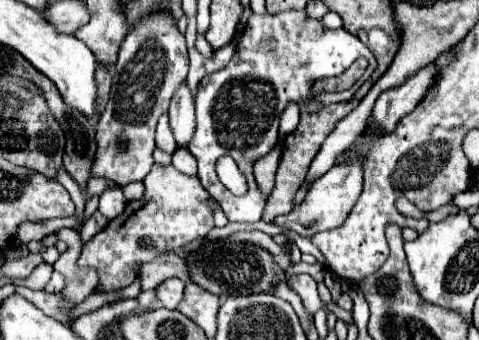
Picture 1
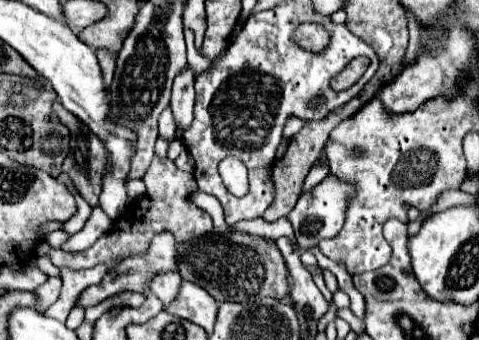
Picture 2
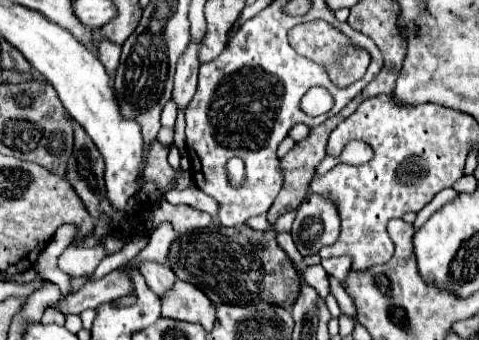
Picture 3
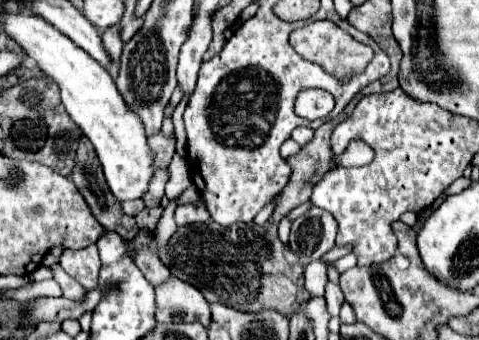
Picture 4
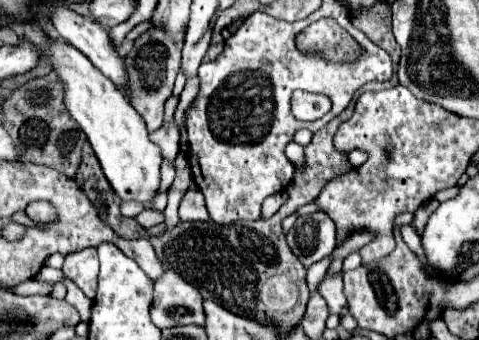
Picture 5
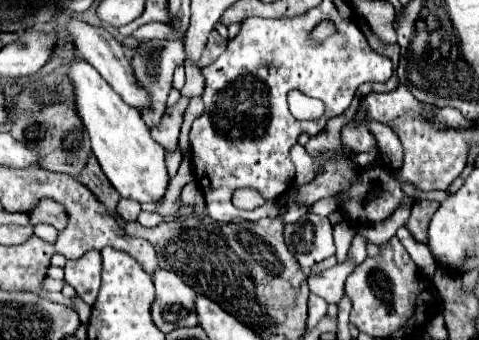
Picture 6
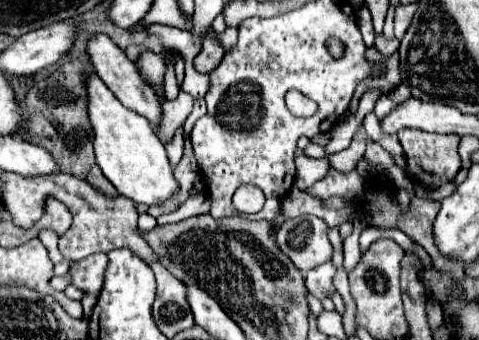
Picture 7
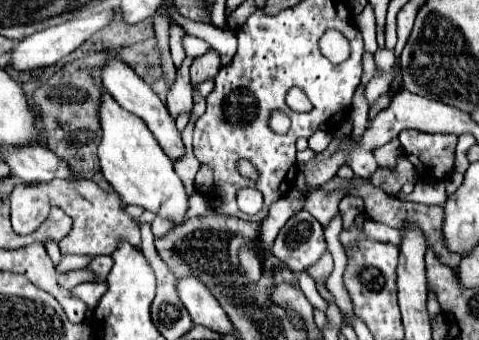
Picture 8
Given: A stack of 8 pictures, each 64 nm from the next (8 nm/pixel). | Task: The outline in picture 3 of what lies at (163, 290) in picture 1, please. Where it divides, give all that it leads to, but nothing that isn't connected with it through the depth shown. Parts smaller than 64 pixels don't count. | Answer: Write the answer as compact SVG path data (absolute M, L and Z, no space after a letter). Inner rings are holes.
M142 262L140 264L140 272L146 278L146 284L158 294L164 296L166 290L172 288L172 284L176 282L176 274L164 266L164 264L156 264L156 262Z

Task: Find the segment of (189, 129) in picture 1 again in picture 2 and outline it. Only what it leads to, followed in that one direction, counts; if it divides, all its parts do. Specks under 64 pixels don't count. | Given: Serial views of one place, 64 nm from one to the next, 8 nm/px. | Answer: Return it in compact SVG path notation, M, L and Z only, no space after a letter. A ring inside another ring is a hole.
M186 64L184 72L180 72L180 76L176 76L174 80L172 100L170 100L176 124L182 130L186 130L192 122L192 104L194 104L194 70Z

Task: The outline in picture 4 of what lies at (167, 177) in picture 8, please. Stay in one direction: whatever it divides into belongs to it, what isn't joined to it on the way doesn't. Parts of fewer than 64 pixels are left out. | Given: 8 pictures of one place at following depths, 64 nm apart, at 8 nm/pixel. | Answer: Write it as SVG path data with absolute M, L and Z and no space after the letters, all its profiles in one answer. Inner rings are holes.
M6 12L2 16L2 26L6 34L12 36L22 50L60 86L62 104L70 118L94 144L106 182L116 200L124 202L142 198L154 176L154 156L148 148L142 120L126 106L112 76L92 56L88 56L82 48L76 48L68 36L62 36L62 32L40 16Z

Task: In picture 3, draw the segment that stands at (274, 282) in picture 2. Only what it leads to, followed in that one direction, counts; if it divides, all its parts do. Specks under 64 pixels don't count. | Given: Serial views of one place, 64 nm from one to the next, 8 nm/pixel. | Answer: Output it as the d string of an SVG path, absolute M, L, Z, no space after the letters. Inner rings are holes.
M210 224L196 232L176 236L168 252L168 266L174 274L198 286L212 304L250 306L258 302L290 308L300 294L298 272L288 254L278 246L274 232L256 232L250 226L224 228Z

